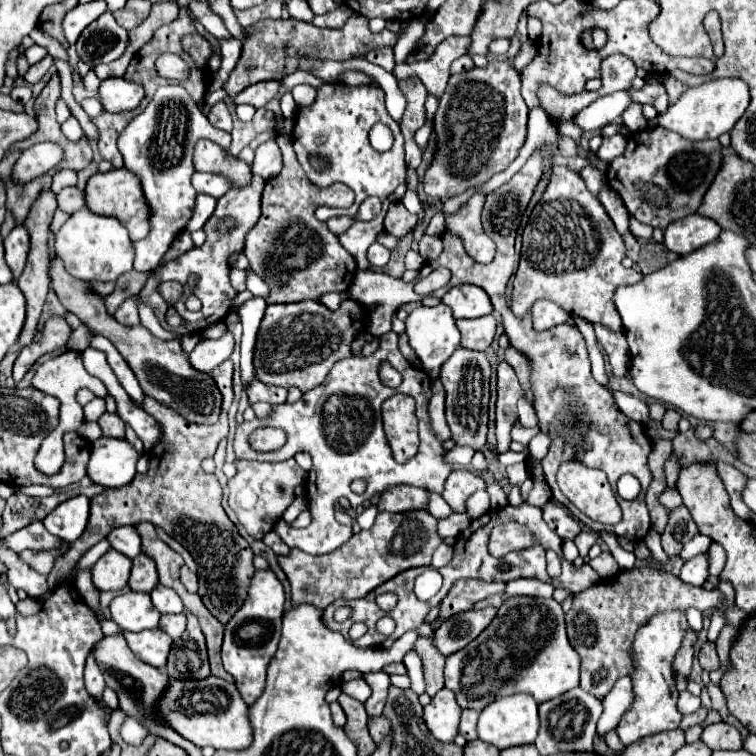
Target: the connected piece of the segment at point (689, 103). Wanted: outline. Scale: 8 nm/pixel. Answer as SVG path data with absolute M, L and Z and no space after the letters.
M715 78L699 86L687 88L681 98L667 108L667 112L649 120L649 126L663 126L687 140L705 140L719 138L725 132L731 132L735 122L743 116L749 106L749 86L739 78Z

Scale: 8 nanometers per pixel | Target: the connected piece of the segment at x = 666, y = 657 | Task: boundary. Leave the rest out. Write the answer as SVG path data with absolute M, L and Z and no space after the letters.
M675 610L667 614L657 614L643 628L639 628L639 634L635 636L635 642L633 642L633 658L635 658L637 670L631 676L635 702L617 726L617 734L625 746L643 736L651 736L663 730L675 730L681 724L683 714L677 710L677 690L673 682L675 676L671 672L671 662L673 662L675 652L681 646L683 630L687 626L689 624L687 624L685 614Z

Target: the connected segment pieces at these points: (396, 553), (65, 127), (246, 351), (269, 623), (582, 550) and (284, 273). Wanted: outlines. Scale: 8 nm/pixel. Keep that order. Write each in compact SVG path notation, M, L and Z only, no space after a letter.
M379 512L375 524L369 530L353 534L341 548L331 554L311 556L299 548L291 548L287 556L277 556L279 566L291 582L293 606L311 604L325 610L337 598L363 598L395 574L415 568L429 566L435 548L443 540L437 536L437 520L427 514L391 514Z
M73 116L67 118L67 120L61 124L61 130L63 130L63 134L65 134L69 140L79 140L79 138L83 136L83 130L81 130L77 118L73 118Z
M251 298L237 310L241 324L243 324L243 338L241 338L241 380L243 384L249 384L251 378L255 378L253 346L255 346L255 334L259 330L259 322L265 314L265 306L267 304L263 298Z
M257 570L251 580L247 602L225 626L225 640L223 640L223 652L221 652L223 666L235 678L235 686L247 706L253 706L255 700L265 690L265 672L273 654L277 652L279 638L281 638L283 604L285 604L285 592L277 576L271 570L265 570L265 572Z
M581 532L577 538L575 538L575 544L577 544L577 548L579 548L579 554L581 556L587 556L587 552L589 552L589 548L597 542L597 532Z
M275 116L275 142L283 152L283 170L265 184L261 218L247 232L243 250L249 258L249 268L269 286L267 304L319 300L329 292L347 292L357 272L355 258L351 258L339 238L329 232L327 224L315 218L319 206L349 206L349 202L353 202L353 190L345 184L317 188L297 162L291 138L281 132L283 122L283 116Z

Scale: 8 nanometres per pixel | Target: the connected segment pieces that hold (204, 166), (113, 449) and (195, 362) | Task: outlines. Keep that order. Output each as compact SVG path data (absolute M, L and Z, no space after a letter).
M199 140L195 144L193 164L197 172L211 172L211 174L223 174L229 178L231 188L245 188L251 184L251 168L243 160L235 158L229 150L221 148L219 144L211 140Z
M99 438L91 444L87 476L103 488L121 488L135 476L139 454L127 440Z
M225 330L225 334L217 340L201 340L195 350L191 352L191 366L199 372L209 374L215 366L219 366L223 360L227 360L233 352L233 334L229 330Z

